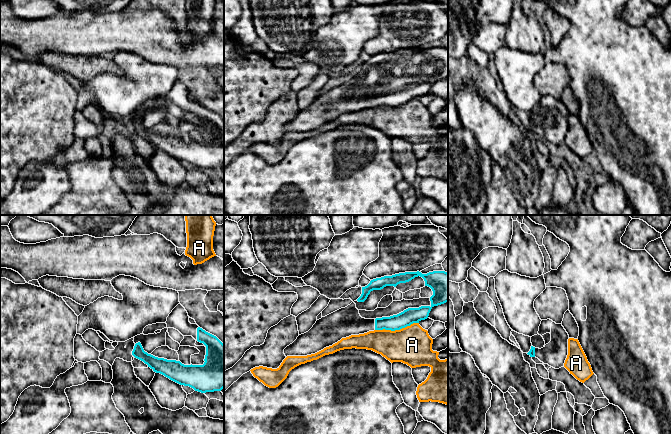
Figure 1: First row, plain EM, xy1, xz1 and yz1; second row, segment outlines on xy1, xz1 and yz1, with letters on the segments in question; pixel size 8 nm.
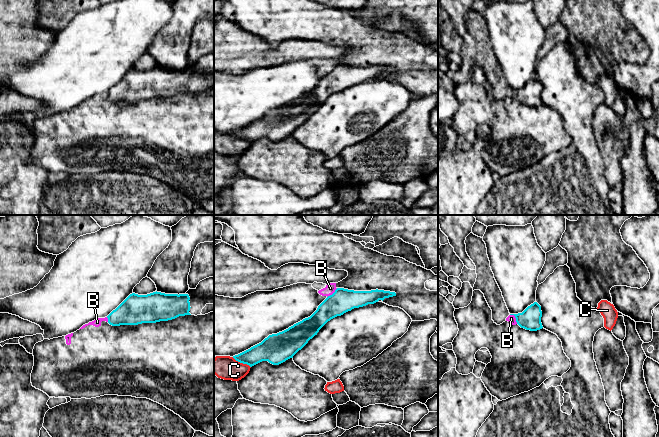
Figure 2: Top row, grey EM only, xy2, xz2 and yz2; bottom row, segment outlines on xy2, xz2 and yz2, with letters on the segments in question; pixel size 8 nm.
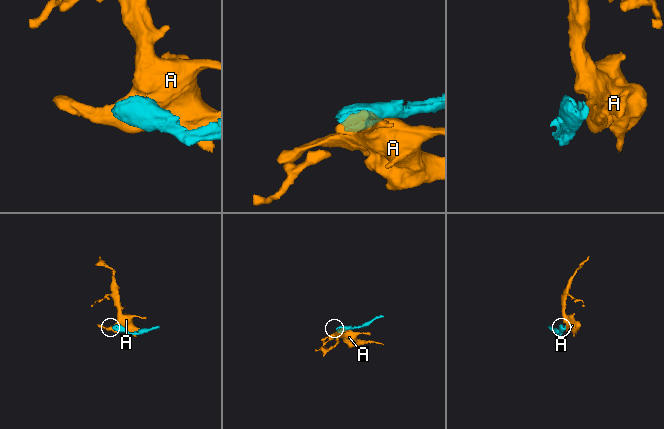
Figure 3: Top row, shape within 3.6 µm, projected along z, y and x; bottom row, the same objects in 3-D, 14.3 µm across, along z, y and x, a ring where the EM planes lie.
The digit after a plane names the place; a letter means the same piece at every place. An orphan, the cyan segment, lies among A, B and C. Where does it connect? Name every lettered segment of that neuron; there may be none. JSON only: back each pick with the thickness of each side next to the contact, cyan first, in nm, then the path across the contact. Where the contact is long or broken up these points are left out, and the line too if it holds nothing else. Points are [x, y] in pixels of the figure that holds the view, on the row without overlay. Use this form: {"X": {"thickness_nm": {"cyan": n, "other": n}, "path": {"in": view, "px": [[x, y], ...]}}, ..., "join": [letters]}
{"join": []}

